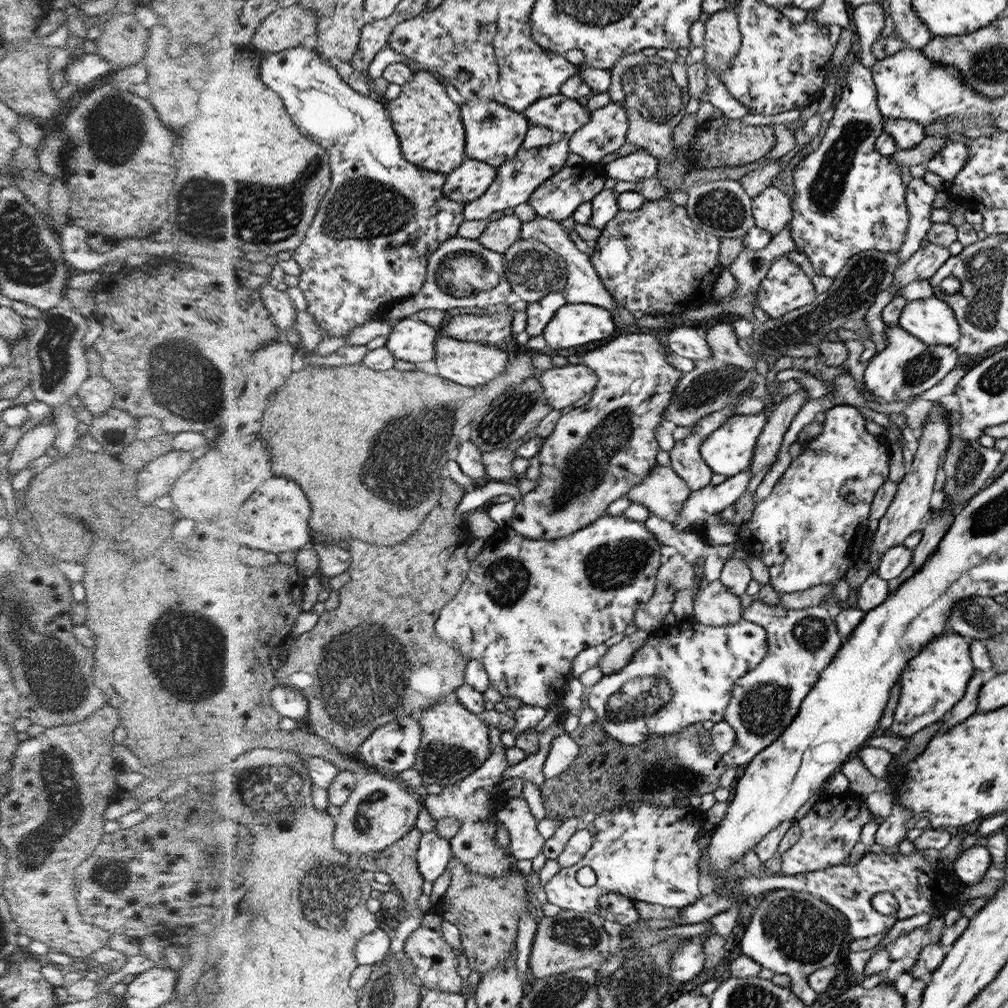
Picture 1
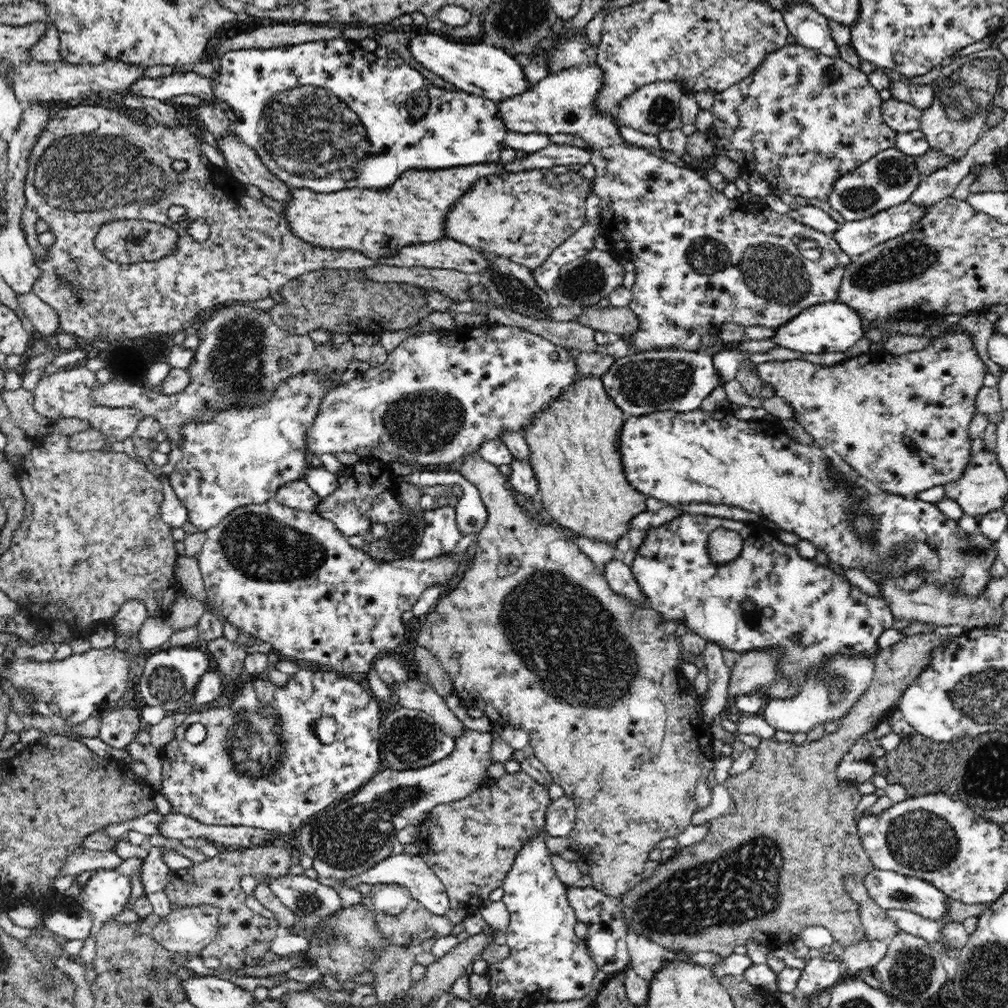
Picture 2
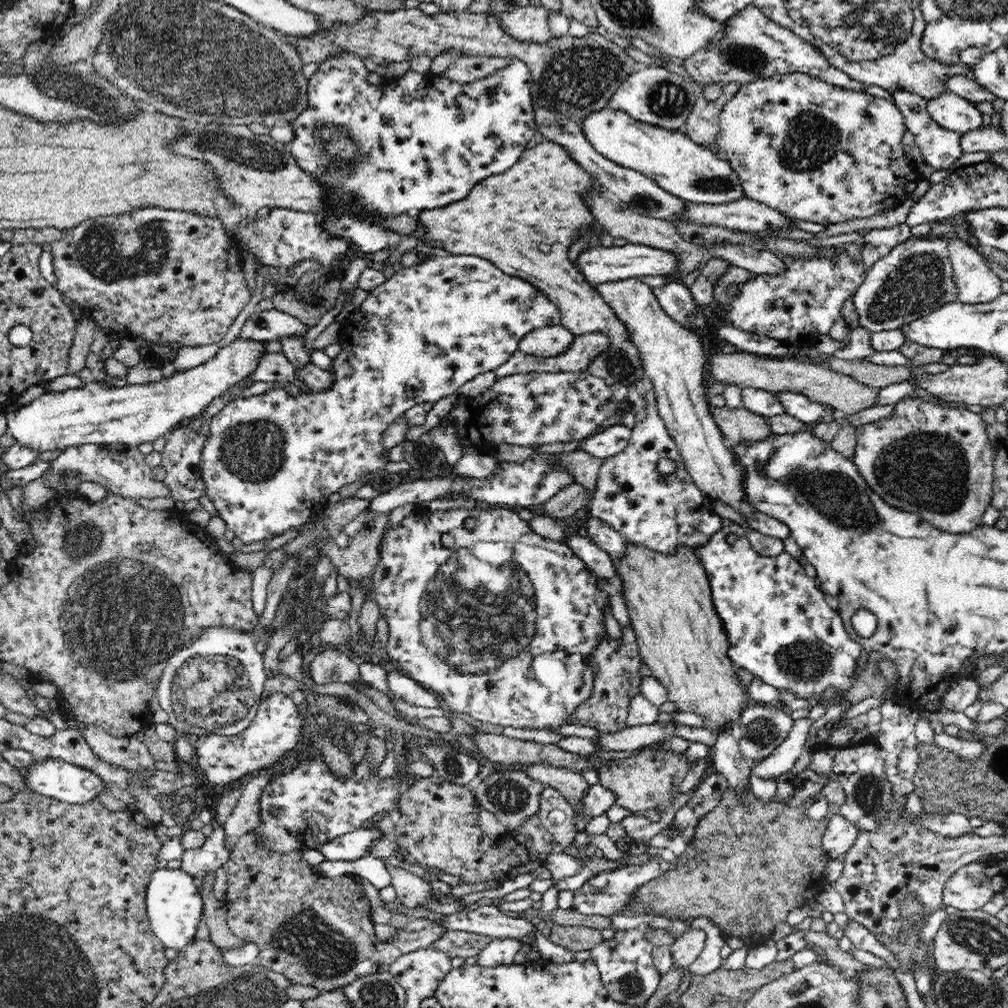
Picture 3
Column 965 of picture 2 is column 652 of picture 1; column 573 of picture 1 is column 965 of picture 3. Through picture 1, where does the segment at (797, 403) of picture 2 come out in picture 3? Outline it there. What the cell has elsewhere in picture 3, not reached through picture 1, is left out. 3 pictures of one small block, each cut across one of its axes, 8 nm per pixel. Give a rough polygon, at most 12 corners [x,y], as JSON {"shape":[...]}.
{"shape":[[917,396],[855,428],[870,489],[944,532],[983,524],[982,417]]}

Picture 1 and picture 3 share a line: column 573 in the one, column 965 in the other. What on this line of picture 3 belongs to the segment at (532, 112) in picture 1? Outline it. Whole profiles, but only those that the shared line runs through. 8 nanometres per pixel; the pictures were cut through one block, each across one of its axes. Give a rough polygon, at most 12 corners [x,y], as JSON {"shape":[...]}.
{"shape":[[955,93],[927,102],[934,122],[951,132],[978,131],[982,112]]}

